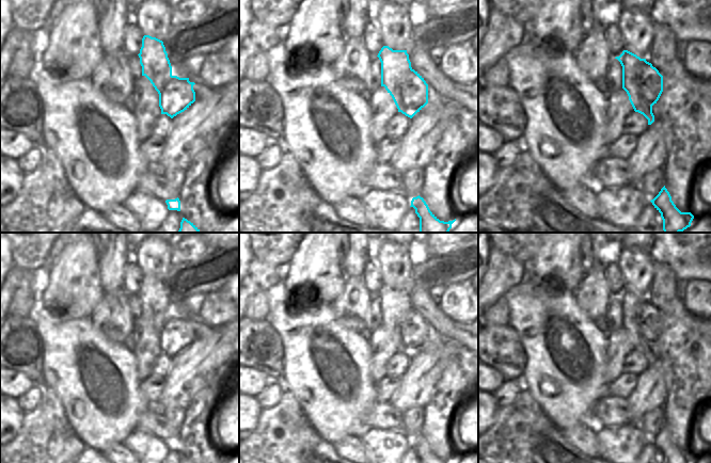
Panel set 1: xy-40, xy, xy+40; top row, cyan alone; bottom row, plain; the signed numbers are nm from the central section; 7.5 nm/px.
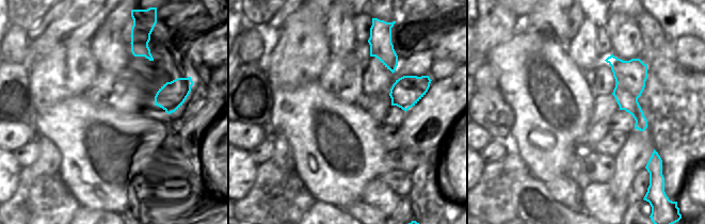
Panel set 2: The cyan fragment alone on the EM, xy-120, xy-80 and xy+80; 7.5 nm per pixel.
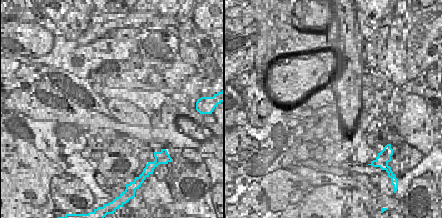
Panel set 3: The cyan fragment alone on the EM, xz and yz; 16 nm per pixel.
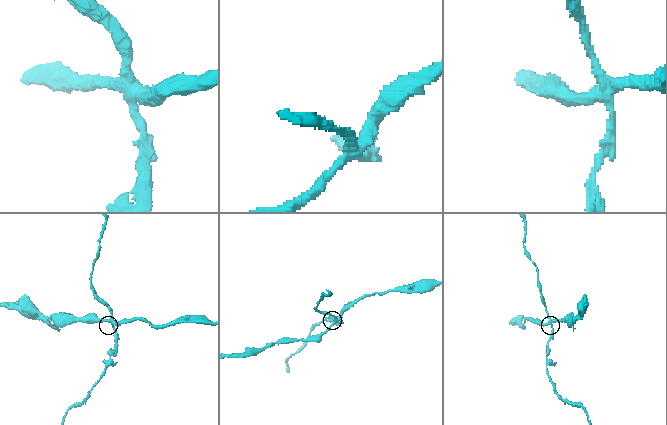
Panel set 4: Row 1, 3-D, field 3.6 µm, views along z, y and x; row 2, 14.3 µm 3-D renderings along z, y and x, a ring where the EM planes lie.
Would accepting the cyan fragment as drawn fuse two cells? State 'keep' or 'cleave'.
cleave

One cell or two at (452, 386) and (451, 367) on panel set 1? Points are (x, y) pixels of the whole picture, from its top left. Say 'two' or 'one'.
one

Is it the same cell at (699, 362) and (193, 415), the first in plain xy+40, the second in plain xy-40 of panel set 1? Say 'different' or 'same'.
same

